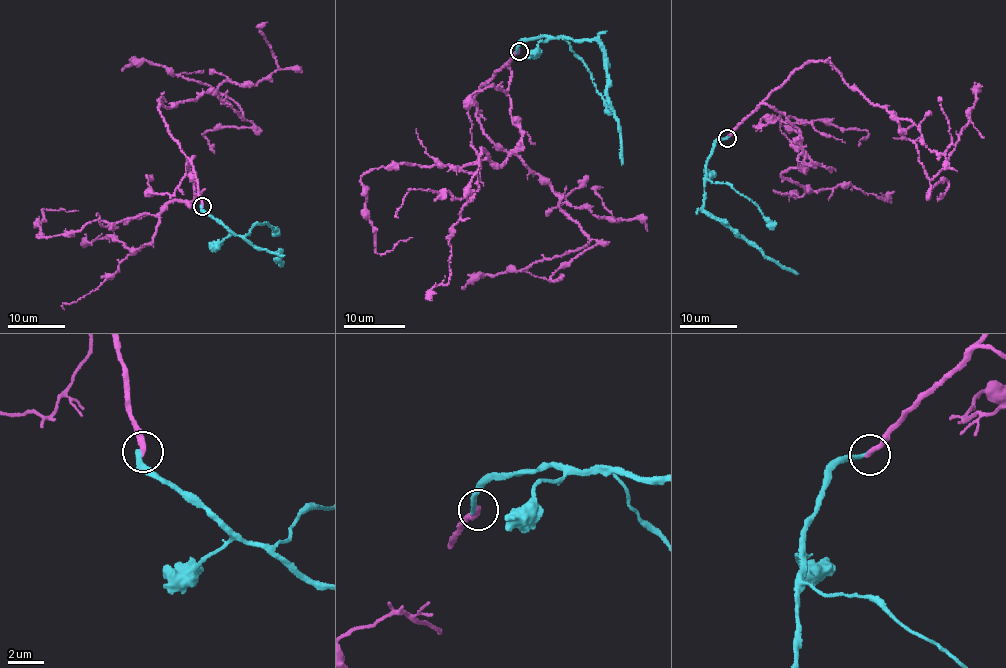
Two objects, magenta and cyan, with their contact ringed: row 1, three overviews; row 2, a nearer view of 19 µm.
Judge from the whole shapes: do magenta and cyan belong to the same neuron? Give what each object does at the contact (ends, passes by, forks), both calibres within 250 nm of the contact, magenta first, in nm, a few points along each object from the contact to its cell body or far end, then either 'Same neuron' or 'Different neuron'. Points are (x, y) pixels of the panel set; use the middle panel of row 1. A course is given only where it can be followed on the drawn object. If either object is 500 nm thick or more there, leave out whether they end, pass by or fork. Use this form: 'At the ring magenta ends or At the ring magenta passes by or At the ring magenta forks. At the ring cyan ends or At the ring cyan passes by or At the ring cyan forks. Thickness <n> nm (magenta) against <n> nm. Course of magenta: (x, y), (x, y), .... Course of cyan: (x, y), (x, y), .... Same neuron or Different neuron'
At the ring magenta ends. At the ring cyan ends. Thickness 320 nm (magenta) against 280 nm. Course of magenta: (519, 51), (475, 94), (481, 128), (548, 182), (559, 207), (589, 243), (523, 269), (474, 276), (462, 288). Course of cyan: (517, 51), (521, 42), (547, 36), (596, 40), (603, 52), (608, 106), (617, 123), (621, 165). Different neuron

